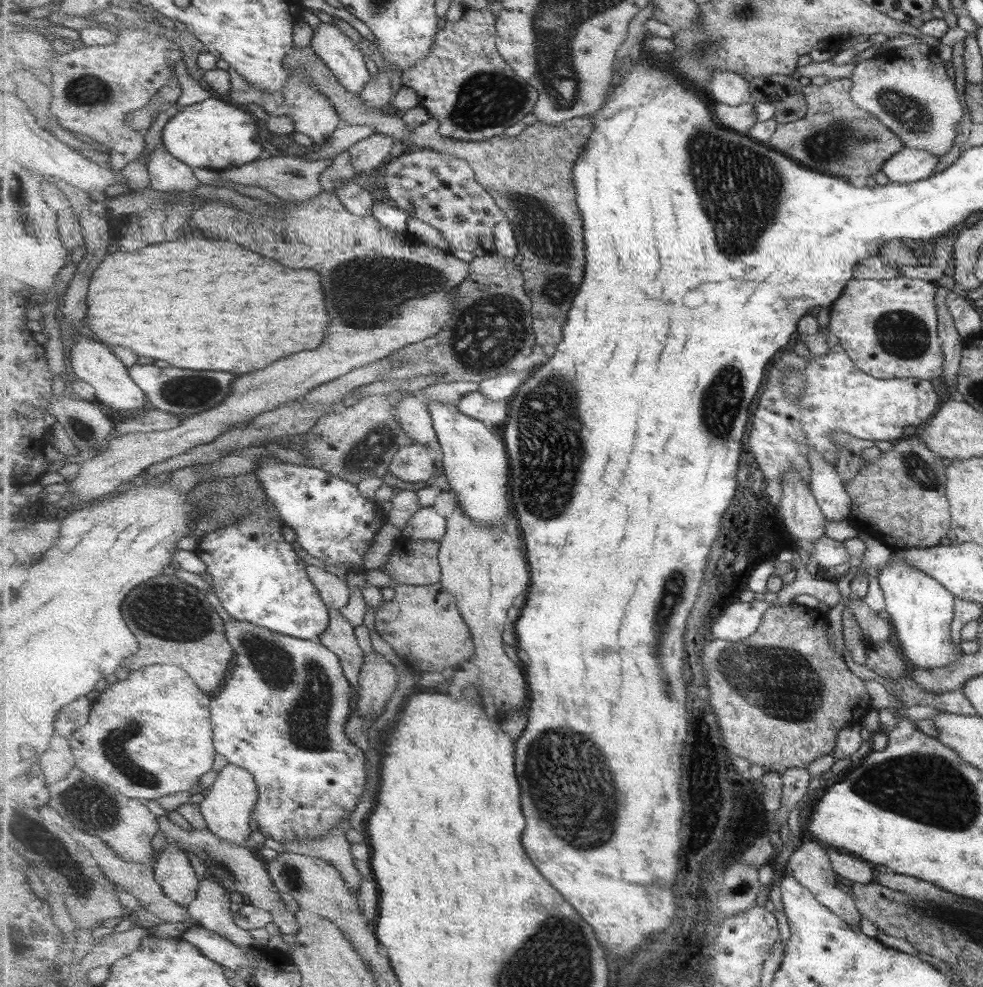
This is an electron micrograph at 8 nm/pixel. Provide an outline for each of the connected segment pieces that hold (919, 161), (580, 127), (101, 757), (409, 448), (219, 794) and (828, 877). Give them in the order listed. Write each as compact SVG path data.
M903 147L881 166L888 182L915 182L925 180L935 168L939 156L932 156L926 150L909 150Z
M295 46L285 57L284 65L289 72L299 71L309 75L312 83L337 107L346 124L376 126L377 133L388 134L396 142L411 142L423 149L454 154L469 162L480 183L511 219L519 243L519 254L539 266L539 272L523 271L527 282L524 288L533 302L536 342L541 347L557 347L563 342L569 312L586 276L584 218L578 205L574 165L596 129L593 117L577 117L559 124L537 120L516 137L503 133L486 141L458 141L439 132L440 122L436 118L430 117L421 126L409 129L401 117L385 116L377 108L368 107L360 95L347 90L339 82L312 46Z
M167 664L167 666L149 666L141 672L135 672L129 680L120 680L106 687L101 696L95 699L90 712L90 720L87 726L83 728L77 728L73 733L73 736L67 741L70 744L76 767L87 775L91 775L93 778L103 781L105 784L112 786L115 790L120 791L121 794L128 798L139 799L141 802L155 800L162 796L169 796L176 792L189 792L191 788L195 788L199 784L199 780L207 774L207 772L213 769L216 762L217 750L215 748L214 731L212 726L212 694L207 694L200 689L200 686L193 680L192 676L189 676L185 670L174 664Z
M412 443L399 449L389 469L393 476L406 483L431 483L436 467L427 445Z
M229 764L219 772L211 786L210 793L200 804L200 812L208 829L224 842L245 847L254 831L251 830L251 822L254 819L252 814L260 798L256 778L244 767Z
M813 840L800 843L794 848L789 860L786 868L789 869L791 874L805 886L807 890L812 891L812 894L816 897L817 901L828 907L833 914L844 919L849 926L851 924L857 925L859 923L860 912L857 910L852 896L849 893L843 892L843 890L837 886L837 880L835 879L835 874L829 864L825 846L822 846L819 842Z

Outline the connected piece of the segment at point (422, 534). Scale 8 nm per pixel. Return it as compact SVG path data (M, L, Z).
M421 507L419 512L407 522L407 526L401 530L402 536L409 540L435 540L444 539L447 532L447 519L441 516L433 507Z

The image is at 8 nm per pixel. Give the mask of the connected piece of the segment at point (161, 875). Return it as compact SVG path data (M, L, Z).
M167 843L158 857L159 862L155 864L157 882L171 900L188 907L197 898L201 883L189 856L179 846Z

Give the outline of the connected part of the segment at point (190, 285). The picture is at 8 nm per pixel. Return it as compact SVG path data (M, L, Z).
M179 240L135 254L111 253L91 282L87 331L106 345L127 346L141 356L167 360L179 368L227 370L231 374L249 374L285 356L323 346L331 318L327 314L321 274L313 270L289 270L273 260L247 266L249 254L253 252L225 240Z

